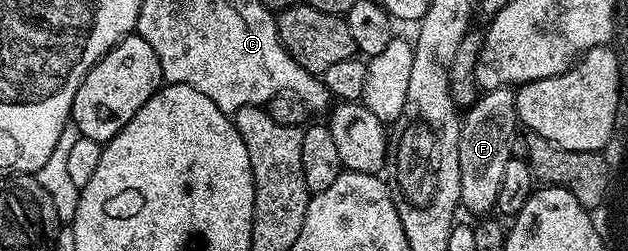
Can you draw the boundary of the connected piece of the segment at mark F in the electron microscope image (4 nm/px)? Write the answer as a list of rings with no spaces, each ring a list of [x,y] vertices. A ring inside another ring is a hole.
[[[512,88],[482,92],[474,104],[464,110],[459,135],[459,191],[464,212],[466,209],[469,213],[485,215],[496,206],[503,170],[511,156],[509,139],[518,129],[517,98]]]

